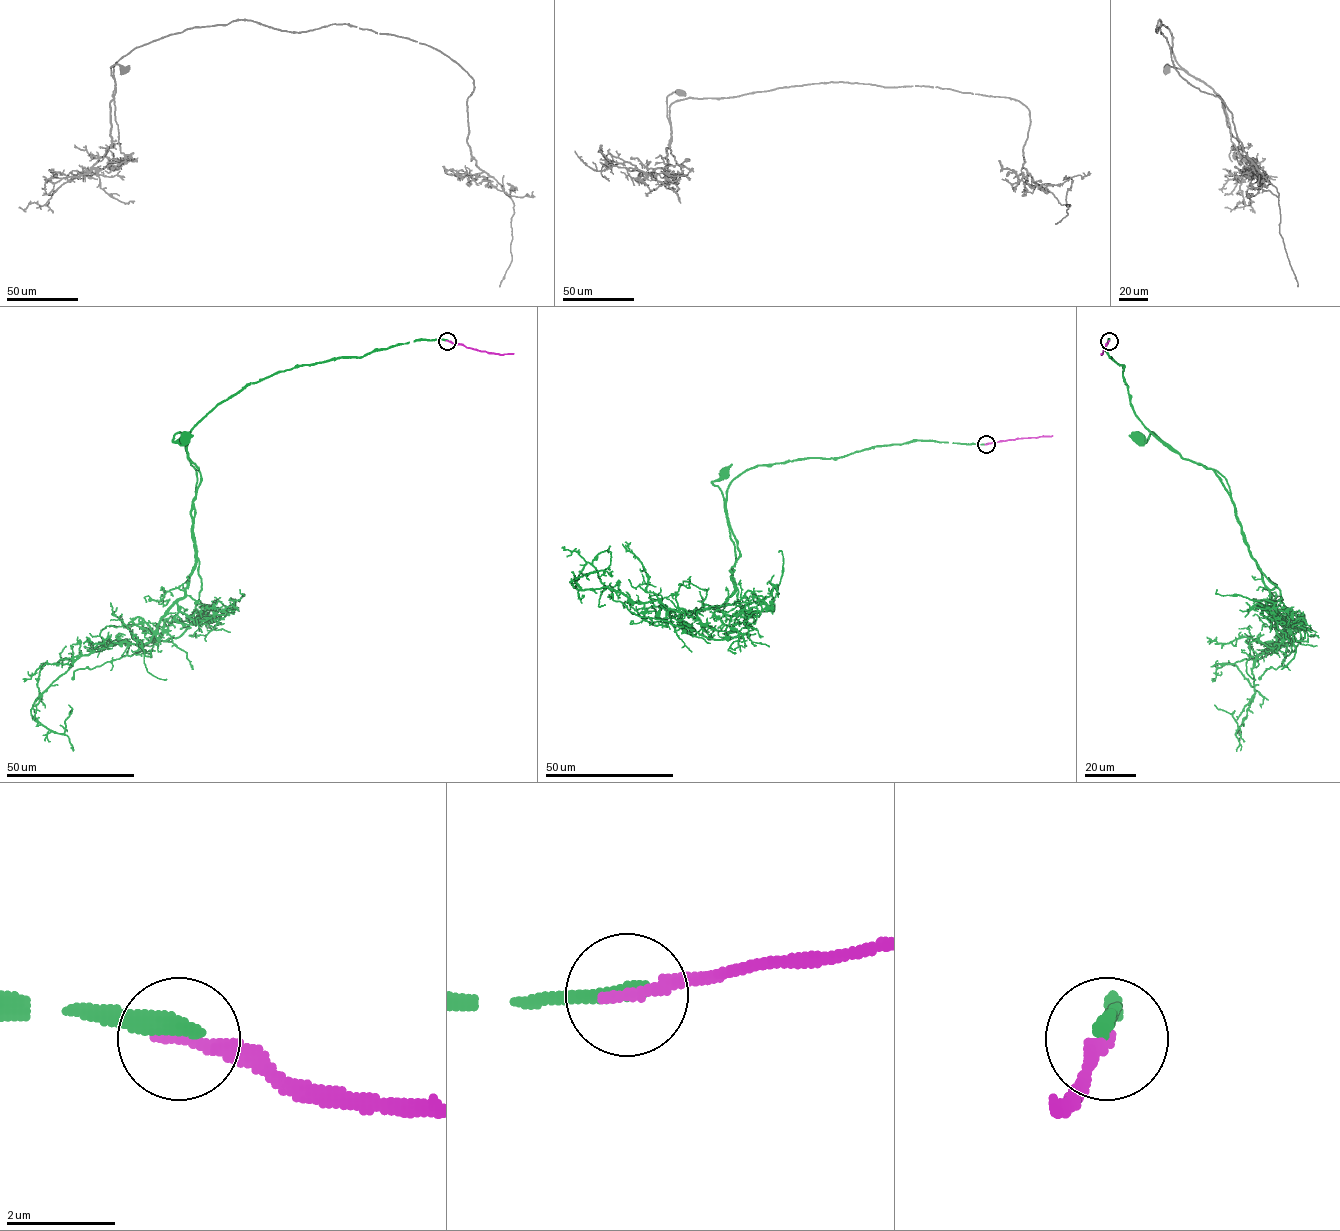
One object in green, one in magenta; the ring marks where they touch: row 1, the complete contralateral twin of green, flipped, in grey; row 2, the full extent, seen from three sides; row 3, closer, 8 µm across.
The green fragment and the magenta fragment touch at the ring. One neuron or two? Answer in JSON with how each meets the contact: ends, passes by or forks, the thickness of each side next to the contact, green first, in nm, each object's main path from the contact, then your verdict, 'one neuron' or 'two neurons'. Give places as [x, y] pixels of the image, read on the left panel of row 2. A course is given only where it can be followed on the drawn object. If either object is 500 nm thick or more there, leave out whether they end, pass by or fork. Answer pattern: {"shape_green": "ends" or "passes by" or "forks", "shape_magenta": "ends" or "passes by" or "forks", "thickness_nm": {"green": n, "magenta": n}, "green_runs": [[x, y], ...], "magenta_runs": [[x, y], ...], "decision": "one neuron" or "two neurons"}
{"shape_green": "ends", "shape_magenta": "ends", "thickness_nm": {"green": 340, "magenta": 240}, "green_runs": [[447, 340], [416, 339], [362, 356], [278, 371], [218, 403], [185, 443], [180, 433], [173, 440], [185, 438]], "magenta_runs": [[447, 341], [490, 353], [514, 354]], "decision": "two neurons"}

